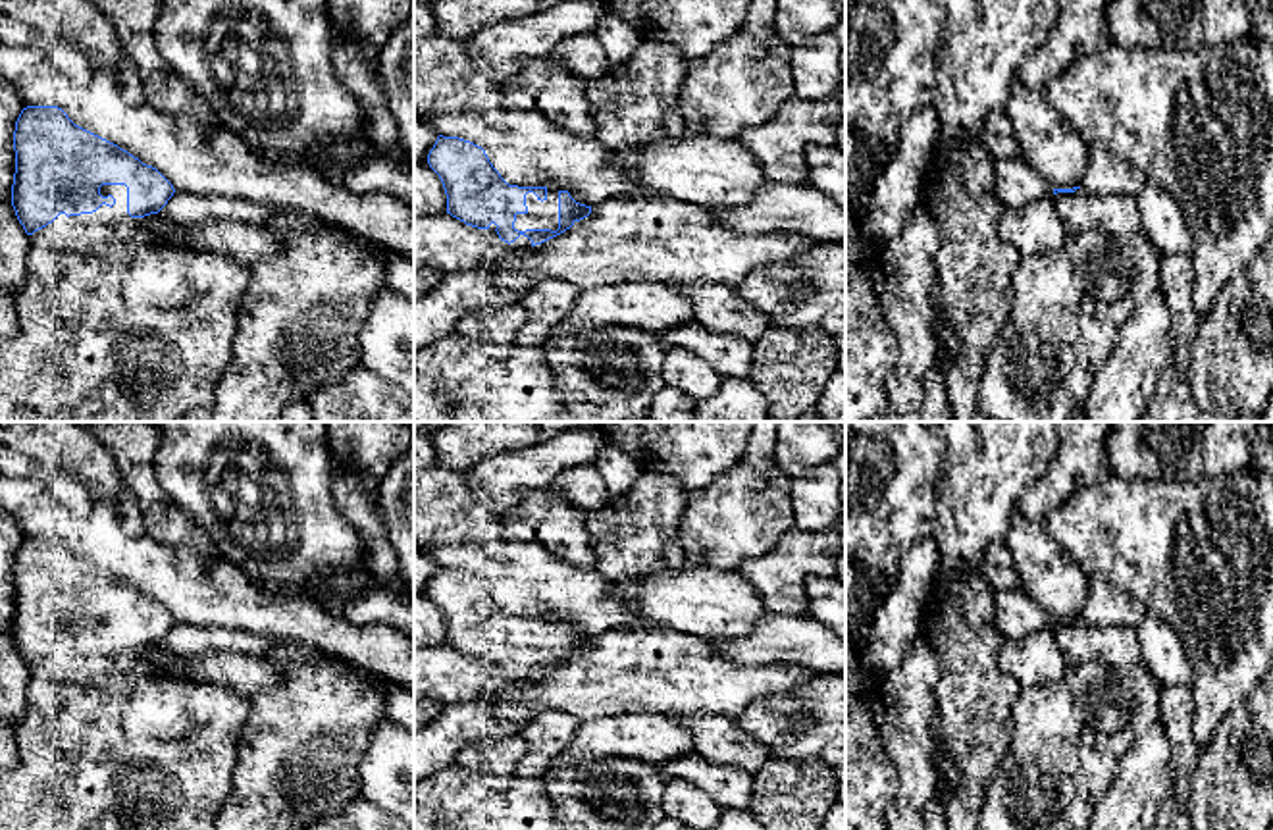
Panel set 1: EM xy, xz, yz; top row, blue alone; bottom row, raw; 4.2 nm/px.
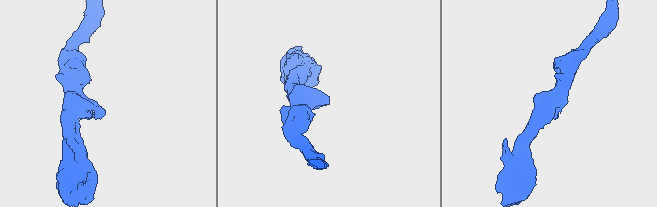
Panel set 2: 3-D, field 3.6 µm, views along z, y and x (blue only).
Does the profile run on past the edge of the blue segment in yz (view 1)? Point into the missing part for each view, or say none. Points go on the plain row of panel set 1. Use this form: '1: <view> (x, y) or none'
1: none

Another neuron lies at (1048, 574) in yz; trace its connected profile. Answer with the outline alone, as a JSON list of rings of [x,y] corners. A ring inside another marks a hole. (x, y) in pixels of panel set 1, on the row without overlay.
[[[1013,516],[1005,537],[1015,557],[1019,585],[1052,620],[1080,618],[1086,597],[1086,574],[1048,533],[1044,524]]]

